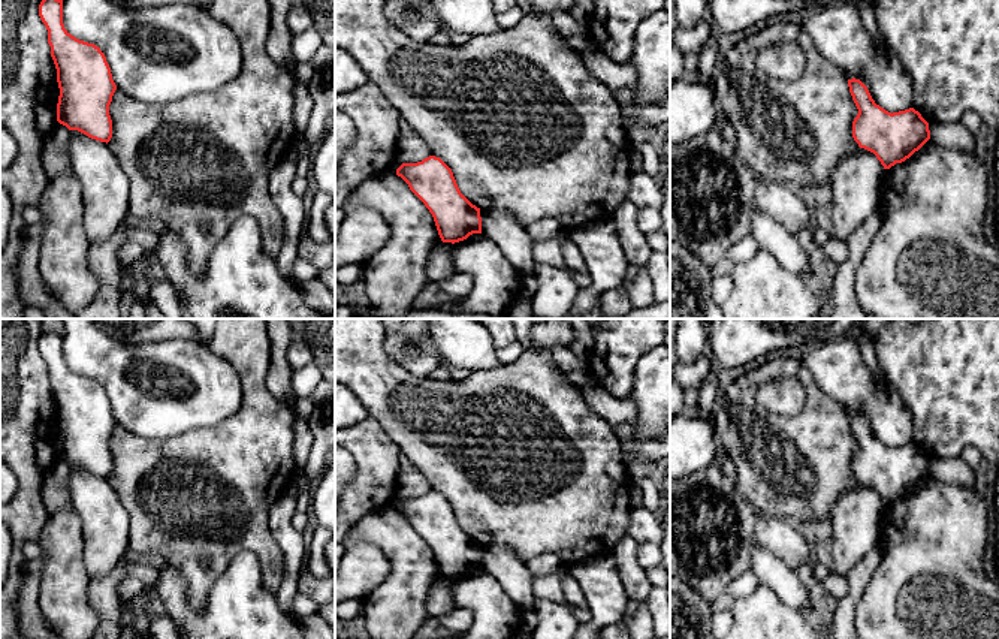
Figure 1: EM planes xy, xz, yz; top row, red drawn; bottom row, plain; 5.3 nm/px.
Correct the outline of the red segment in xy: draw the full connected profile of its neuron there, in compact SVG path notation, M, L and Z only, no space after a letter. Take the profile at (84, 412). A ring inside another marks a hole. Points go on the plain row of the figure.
M43 332L39 352L48 365L60 424L57 456L91 474L109 477L109 440L117 421L105 389L94 379L72 371L63 359L63 335Z

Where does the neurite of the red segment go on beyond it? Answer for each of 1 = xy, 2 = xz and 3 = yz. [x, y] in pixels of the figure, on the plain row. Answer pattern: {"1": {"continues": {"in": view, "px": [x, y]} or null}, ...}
{"1": {"continues": null}, "2": {"continues": null}, "3": {"continues": null}}

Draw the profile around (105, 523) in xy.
M72 470L67 486L82 521L85 569L91 579L103 578L129 555L129 513L106 477Z

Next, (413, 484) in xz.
M417 470L399 473L396 479L396 494L401 498L417 498L432 491L428 479Z

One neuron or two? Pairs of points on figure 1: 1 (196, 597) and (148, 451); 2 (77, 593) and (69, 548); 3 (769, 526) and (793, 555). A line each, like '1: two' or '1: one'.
1: one
2: one
3: one

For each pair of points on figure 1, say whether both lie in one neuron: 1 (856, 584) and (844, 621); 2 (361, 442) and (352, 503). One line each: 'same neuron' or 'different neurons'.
1: same neuron
2: same neuron

